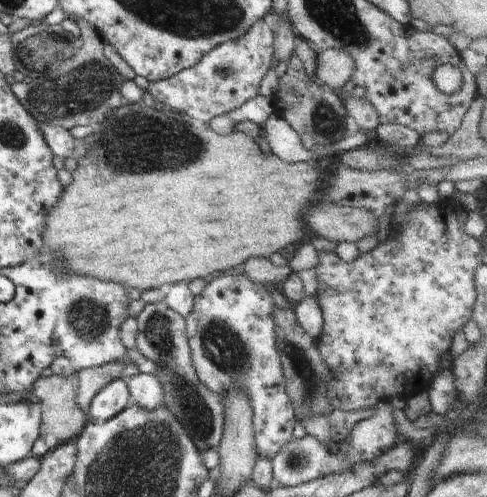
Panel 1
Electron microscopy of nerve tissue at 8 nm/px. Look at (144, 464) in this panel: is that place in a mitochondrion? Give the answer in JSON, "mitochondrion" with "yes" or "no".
{"mitochondrion":"yes"}

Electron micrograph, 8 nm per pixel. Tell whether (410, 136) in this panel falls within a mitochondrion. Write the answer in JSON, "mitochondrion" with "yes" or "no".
{"mitochondrion":"no"}

